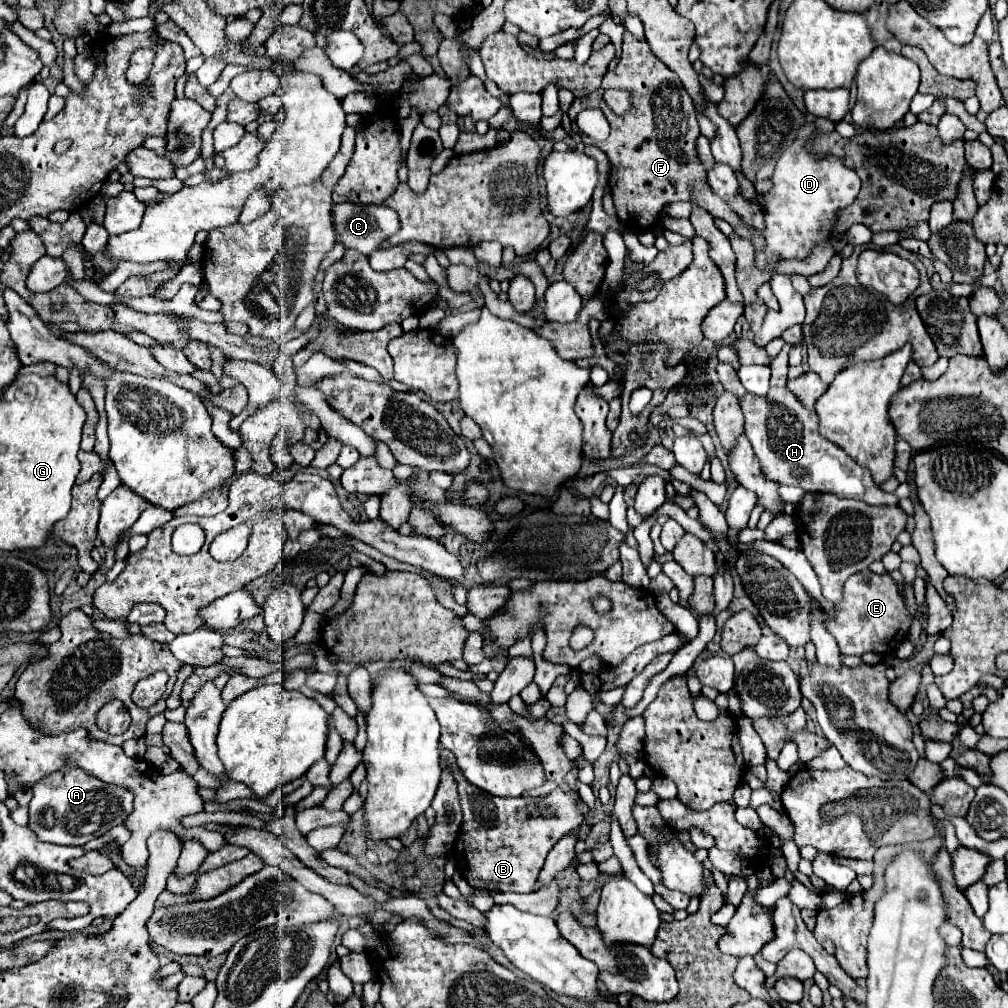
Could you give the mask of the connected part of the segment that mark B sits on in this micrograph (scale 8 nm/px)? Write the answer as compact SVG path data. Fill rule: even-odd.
M443 749L441 759L447 763L457 781L463 809L463 823L457 841L457 863L461 875L475 889L531 893L539 879L539 871L543 869L547 851L551 851L551 847L573 827L581 825L583 819L577 813L577 803L582 801L580 795L563 793L559 789L545 797L511 799L487 795L487 791L479 791L473 783L467 783L467 779L463 779L463 773L459 773L451 751ZM529 803L535 803L537 807L533 811L527 811ZM545 811L551 811L553 815L545 817Z

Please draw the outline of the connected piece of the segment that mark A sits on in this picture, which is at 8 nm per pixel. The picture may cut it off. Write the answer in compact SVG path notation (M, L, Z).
M63 767L63 771L53 771L47 775L47 779L41 779L33 791L33 799L29 803L29 827L37 833L41 841L57 843L57 845L85 845L97 837L103 837L113 827L123 825L127 821L127 815L131 815L133 807L133 795L131 791L125 791L127 787L115 787L111 783L103 783L101 779L95 779L95 775L87 775L85 771L79 771L77 767Z

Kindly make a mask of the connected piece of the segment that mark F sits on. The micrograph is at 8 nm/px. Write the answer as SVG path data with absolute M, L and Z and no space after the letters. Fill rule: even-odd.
M625 31L623 35L623 55L621 55L621 61L619 65L613 69L613 71L607 71L605 77L603 77L603 83L597 91L593 91L591 95L585 95L585 97L575 97L573 105L569 107L567 115L571 119L571 131L573 133L579 133L581 135L581 141L585 145L589 145L589 135L577 131L577 125L575 125L575 119L577 119L577 113L583 111L583 109L589 109L589 107L597 107L605 113L609 125L611 125L611 135L603 141L603 143L597 143L597 147L601 151L607 153L609 161L611 161L611 177L609 177L609 187L611 187L611 195L613 195L613 203L615 203L615 209L617 209L617 217L623 225L625 231L649 231L649 229L655 229L661 221L661 211L673 203L673 201L689 201L689 203L695 203L699 207L703 207L705 211L709 211L713 217L719 217L719 219L725 219L737 233L739 237L747 237L749 241L753 241L755 247L759 247L761 241L761 233L749 225L745 225L739 215L735 215L727 203L723 199L719 199L719 195L715 195L707 183L707 175L705 175L705 167L697 155L697 137L699 137L699 125L697 125L697 113L695 113L695 105L693 105L693 99L689 97L689 93L685 91L683 83L679 83L677 75L667 69L665 63L659 63L659 59L651 53L649 45L643 43L643 41L637 41L629 31ZM605 89L629 89L633 93L633 109L627 117L617 117L601 99L603 91Z

